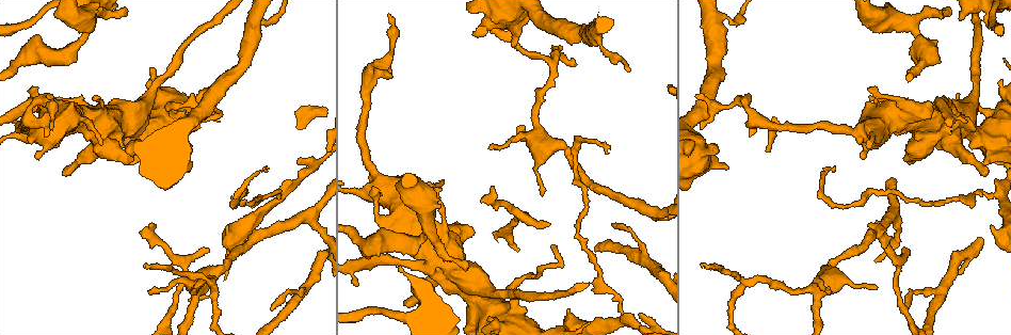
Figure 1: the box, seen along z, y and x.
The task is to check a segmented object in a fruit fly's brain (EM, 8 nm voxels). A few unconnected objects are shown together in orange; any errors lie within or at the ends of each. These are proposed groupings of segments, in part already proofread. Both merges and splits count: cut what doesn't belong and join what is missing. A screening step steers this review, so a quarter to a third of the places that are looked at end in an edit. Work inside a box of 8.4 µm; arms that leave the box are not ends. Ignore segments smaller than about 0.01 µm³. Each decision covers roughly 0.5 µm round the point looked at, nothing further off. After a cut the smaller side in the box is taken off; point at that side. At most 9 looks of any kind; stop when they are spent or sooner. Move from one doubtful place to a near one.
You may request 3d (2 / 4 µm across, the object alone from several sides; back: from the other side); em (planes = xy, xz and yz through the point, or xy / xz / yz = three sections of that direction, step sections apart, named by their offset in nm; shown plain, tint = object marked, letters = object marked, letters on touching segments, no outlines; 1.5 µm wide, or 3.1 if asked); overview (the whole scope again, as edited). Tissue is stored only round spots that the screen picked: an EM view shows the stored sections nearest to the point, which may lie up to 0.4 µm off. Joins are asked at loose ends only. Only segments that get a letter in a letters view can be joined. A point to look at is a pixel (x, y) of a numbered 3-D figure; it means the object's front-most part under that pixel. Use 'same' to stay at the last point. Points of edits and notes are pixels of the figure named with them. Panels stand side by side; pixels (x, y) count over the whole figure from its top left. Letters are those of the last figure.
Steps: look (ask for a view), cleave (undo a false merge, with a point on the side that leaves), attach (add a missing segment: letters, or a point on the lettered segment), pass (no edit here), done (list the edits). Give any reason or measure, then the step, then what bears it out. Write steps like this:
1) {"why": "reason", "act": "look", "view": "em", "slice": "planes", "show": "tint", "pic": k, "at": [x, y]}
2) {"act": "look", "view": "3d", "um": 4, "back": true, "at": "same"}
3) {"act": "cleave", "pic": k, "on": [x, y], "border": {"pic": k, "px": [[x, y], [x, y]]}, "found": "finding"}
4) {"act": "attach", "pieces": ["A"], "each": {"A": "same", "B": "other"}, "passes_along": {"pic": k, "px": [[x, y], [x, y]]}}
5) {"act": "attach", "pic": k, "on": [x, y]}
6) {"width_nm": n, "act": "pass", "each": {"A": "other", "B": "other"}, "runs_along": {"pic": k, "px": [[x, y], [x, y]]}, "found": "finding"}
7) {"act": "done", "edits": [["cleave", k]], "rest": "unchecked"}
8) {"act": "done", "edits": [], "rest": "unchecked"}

{"why": "tapers out", "act": "look", "view": "3d", "um": 4, "pic": 1, "at": [554, 248]}

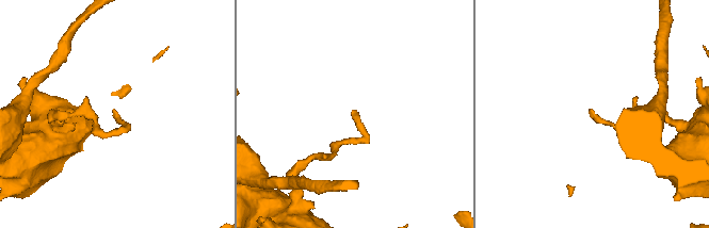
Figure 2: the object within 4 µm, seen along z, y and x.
{"why": "now the EM", "act": "look", "view": "em", "slice": "planes", "show": "letters", "pic": 2, "at": [114, 110]}

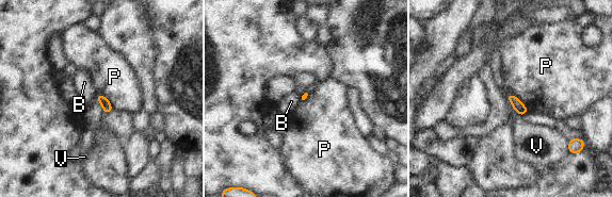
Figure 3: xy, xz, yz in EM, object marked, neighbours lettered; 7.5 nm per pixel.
{"act": "pass", "each": {"B": "other", "P": "other", "V": "other"}, "border": {"pic": 3, "px": [[97, 92], [101, 93], [114, 109]]}, "found": "no lettered segment goes on from it"}

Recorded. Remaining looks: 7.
{"why": "calibre changes", "act": "look", "view": "em", "slice": "planes", "show": "tint", "pic": 1, "at": [305, 287]}

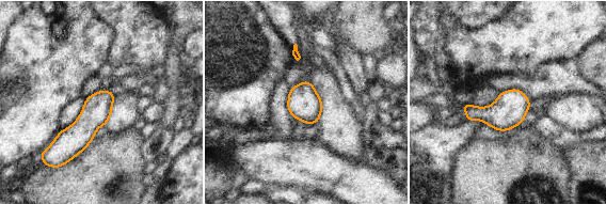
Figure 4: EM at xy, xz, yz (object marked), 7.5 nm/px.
{"act": "look", "view": "em", "slice": "planes", "show": "letters", "at": "same"}

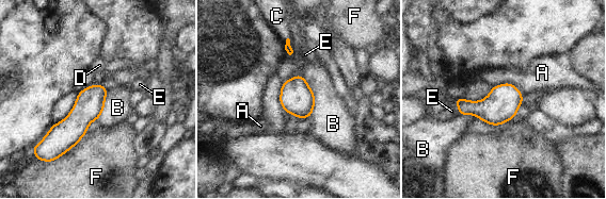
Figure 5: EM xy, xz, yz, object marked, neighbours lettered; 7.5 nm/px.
{"act": "pass", "each": {"A": "other", "B": "other", "C": "other", "D": "other", "E": "other", "F": "other"}, "runs_along": {"pic": 5, "px": [[100, 87], [62, 138], [59, 149]]}, "found": "all the same neuron"}

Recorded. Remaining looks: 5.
{"why": "branch stops here", "act": "look", "view": "em", "slice": "yz", "step": 4, "show": "letters", "pic": 1, "at": [144, 267]}

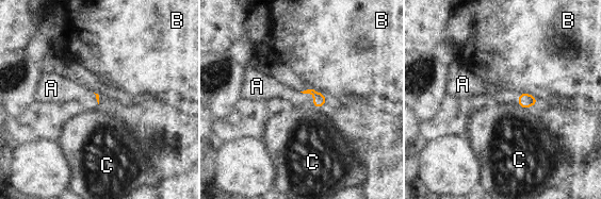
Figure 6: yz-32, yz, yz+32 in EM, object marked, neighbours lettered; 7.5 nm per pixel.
{"act": "look", "view": "em", "slice": "planes", "show": "letters", "at": "same"}

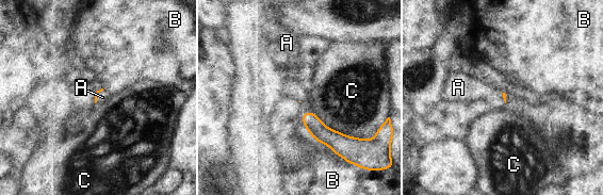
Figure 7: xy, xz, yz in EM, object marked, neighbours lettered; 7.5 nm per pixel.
{"longest_contact_nm": ["C", 420], "act": "attach", "pieces": ["A"], "each": {"A": "same", "B": "other", "C": "other"}, "found": "it goes on there"}

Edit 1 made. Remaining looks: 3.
{"why": "an open end", "act": "look", "view": "3d", "um": 4, "pic": 1, "at": [38, 159]}

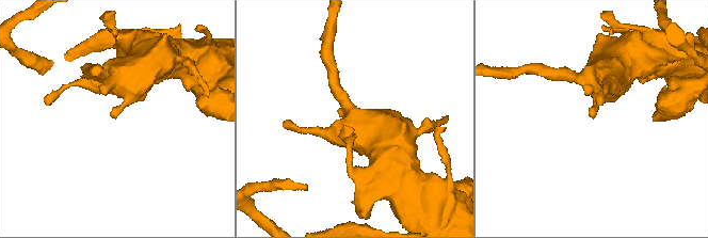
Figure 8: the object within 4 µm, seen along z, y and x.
{"why": "now the EM", "act": "look", "view": "em", "slice": "xy", "step": 4, "show": "tint", "pic": 8, "at": [116, 115]}

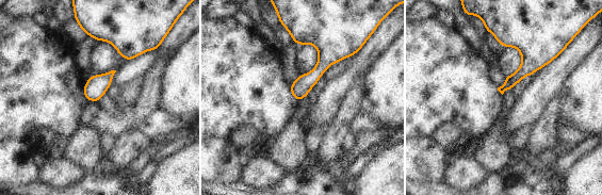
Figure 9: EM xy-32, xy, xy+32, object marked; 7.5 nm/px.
{"why": "cut it another way", "act": "look", "view": "em", "slice": "planes", "show": "letters", "at": "same"}

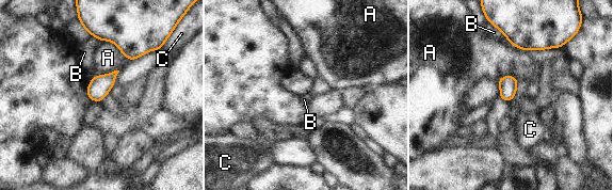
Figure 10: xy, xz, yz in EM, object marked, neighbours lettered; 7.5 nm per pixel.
{"act": "pass", "each": {"A": "other", "B": "other", "C": "other"}, "border": {"pic": 10, "px": [[517, 78], [517, 90], [510, 103]]}, "found": "none of them fits"}

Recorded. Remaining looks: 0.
{"act": "done", "edits": [["attach", 7]], "rest": "unchecked"}

